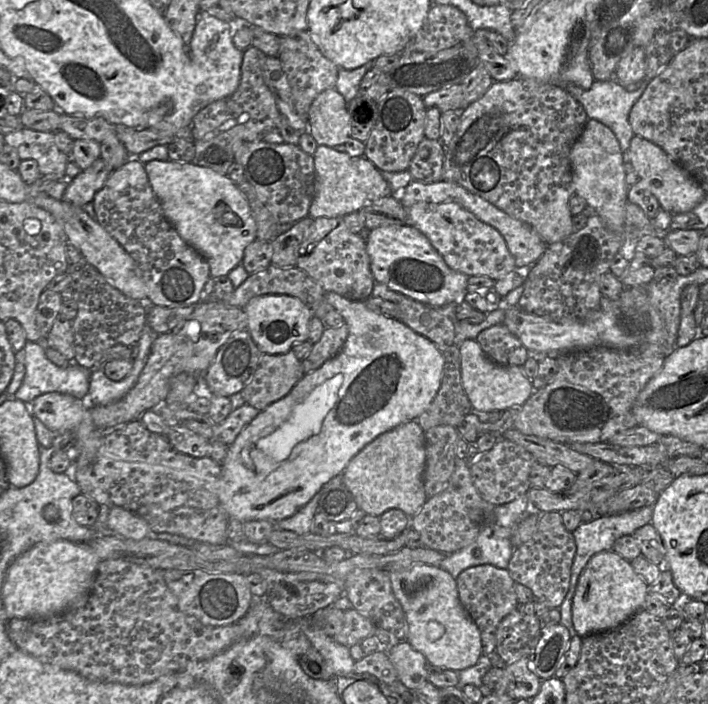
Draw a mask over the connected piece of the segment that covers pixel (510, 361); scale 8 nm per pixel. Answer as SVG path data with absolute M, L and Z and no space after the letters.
M503 324L480 332L476 341L488 358L502 366L523 366L529 351Z

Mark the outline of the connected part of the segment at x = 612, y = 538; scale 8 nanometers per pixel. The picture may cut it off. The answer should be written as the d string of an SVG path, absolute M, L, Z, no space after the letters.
M648 505L635 510L610 514L595 518L590 522L582 522L579 527L572 532L576 542L576 555L572 565L571 581L569 591L565 597L564 602L560 606L561 624L564 625L570 632L572 637L578 636L573 625L572 620L572 605L573 599L578 585L579 577L585 568L590 558L602 551L613 550L615 541L624 535L633 535L633 533L652 521L654 505Z

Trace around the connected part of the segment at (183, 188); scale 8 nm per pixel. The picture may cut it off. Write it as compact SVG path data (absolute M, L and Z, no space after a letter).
M152 160L144 168L164 217L180 238L207 261L210 277L216 279L227 276L233 268L240 265L245 248L256 239L257 226L246 198L236 185L226 175L191 162Z

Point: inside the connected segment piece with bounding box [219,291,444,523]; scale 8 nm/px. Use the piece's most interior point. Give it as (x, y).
(385, 374)

